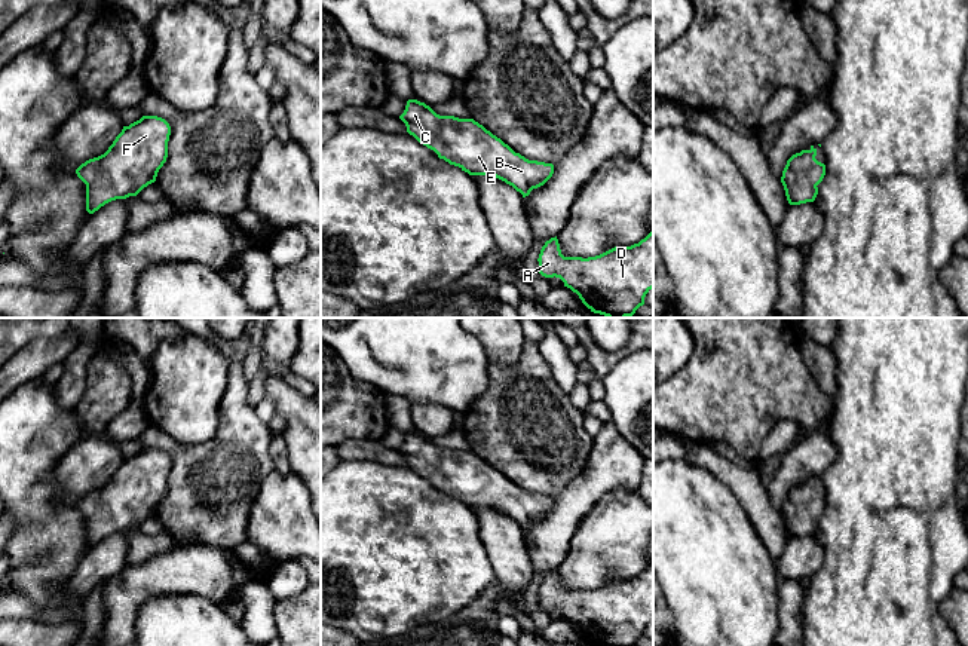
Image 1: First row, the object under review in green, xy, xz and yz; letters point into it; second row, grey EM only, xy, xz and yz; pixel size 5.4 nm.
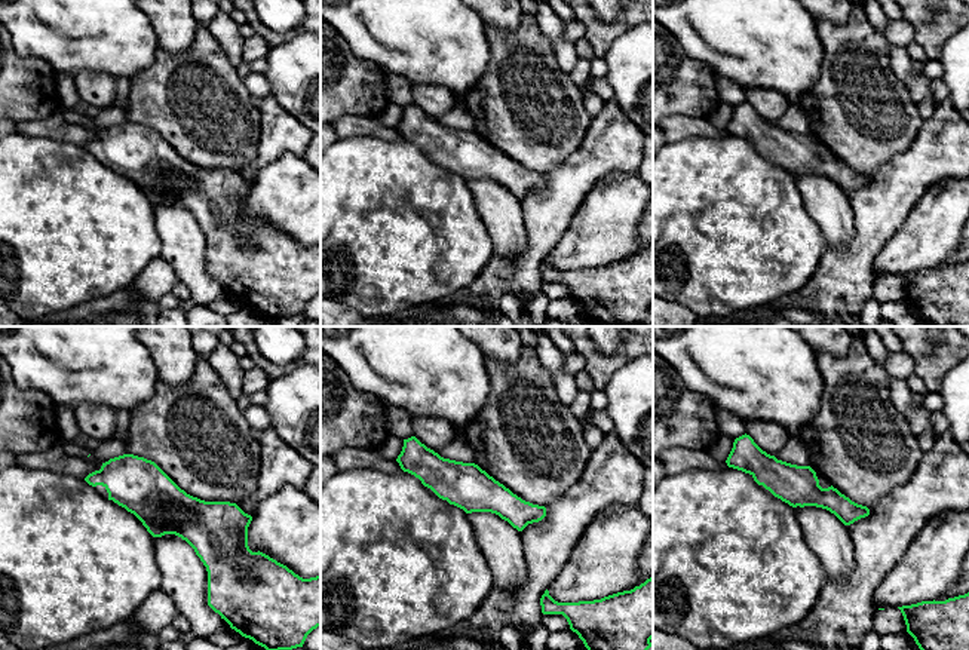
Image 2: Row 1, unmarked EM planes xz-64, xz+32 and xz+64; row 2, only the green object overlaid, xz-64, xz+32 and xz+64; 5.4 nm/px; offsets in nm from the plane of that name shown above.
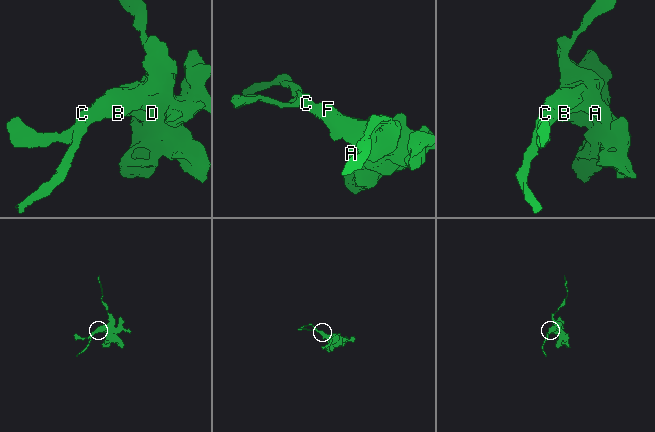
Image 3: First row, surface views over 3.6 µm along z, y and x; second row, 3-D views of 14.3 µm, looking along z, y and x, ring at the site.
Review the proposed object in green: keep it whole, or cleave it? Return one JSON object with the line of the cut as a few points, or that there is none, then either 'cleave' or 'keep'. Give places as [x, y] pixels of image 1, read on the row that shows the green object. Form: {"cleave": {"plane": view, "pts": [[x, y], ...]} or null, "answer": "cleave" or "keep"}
{"cleave": null, "answer": "keep"}

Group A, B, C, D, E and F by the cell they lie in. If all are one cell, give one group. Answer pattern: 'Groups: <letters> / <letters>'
Groups: A B C D E F

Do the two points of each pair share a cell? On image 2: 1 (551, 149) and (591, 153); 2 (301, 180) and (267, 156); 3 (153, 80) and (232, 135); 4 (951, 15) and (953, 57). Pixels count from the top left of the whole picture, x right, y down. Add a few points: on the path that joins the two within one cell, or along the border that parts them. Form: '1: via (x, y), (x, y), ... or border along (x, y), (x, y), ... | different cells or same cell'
1: border along (591, 122), (583, 143), (545, 172) | different cells
2: border along (301, 156), (282, 153), (258, 171), (253, 184) | different cells
3: via (172, 95), (192, 100), (212, 120) | same cell
4: border along (953, 33), (944, 43), (938, 60) | different cells

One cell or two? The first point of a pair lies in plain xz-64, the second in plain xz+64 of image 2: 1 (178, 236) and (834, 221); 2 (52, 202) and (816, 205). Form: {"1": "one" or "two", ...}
{"1": "one", "2": "two"}

